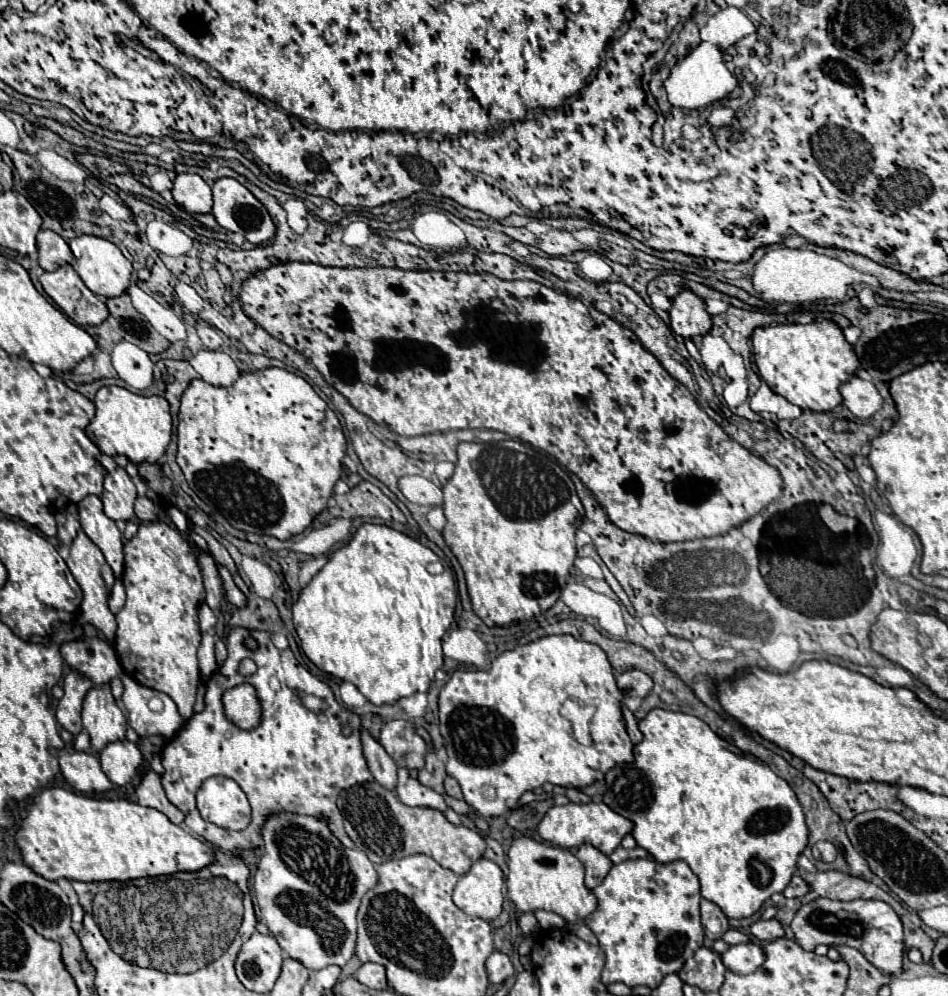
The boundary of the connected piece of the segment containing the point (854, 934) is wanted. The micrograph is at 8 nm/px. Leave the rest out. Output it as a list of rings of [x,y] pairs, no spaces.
[[[817,899],[809,905],[803,905],[791,923],[791,929],[797,937],[797,943],[805,951],[813,951],[819,943],[835,947],[849,945],[865,955],[865,959],[875,965],[883,975],[901,975],[903,973],[903,953],[905,953],[905,935],[899,915],[883,901],[875,899],[855,899],[855,901],[831,901]]]

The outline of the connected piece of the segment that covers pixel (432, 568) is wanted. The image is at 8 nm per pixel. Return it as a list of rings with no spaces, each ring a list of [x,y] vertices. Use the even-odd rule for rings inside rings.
[[[365,523],[357,529],[353,539],[339,547],[335,553],[329,555],[329,561],[325,567],[309,581],[309,585],[301,591],[299,599],[293,605],[293,625],[297,629],[297,635],[301,639],[301,649],[305,655],[325,673],[339,677],[341,681],[353,683],[373,705],[385,705],[385,703],[397,703],[403,697],[409,697],[413,693],[425,693],[433,681],[433,675],[439,667],[443,667],[443,651],[441,651],[441,637],[447,633],[447,629],[454,622],[455,605],[457,605],[457,593],[455,593],[455,581],[451,569],[429,547],[421,545],[419,541],[407,537],[405,533],[399,533],[387,525],[375,525]]]

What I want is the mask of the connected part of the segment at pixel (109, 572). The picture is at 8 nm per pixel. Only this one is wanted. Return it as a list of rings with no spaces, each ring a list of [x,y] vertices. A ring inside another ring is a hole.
[[[79,531],[77,539],[73,541],[71,545],[71,555],[67,559],[67,565],[75,577],[75,581],[79,583],[79,587],[83,589],[83,603],[79,607],[79,621],[85,625],[85,623],[91,623],[93,627],[97,627],[99,631],[105,633],[107,637],[107,643],[113,645],[113,637],[115,637],[115,629],[117,629],[117,623],[115,623],[115,617],[113,613],[109,611],[107,607],[107,599],[109,599],[109,593],[111,593],[111,587],[115,583],[115,575],[113,575],[113,569],[109,569],[101,549],[83,533]]]

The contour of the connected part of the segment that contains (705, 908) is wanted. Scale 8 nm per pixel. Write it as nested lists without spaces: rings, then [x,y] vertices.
[[[701,901],[701,923],[703,923],[703,929],[705,929],[705,937],[709,939],[721,939],[723,933],[729,929],[729,923],[727,923],[727,917],[723,915],[723,911],[711,903],[711,901]]]

